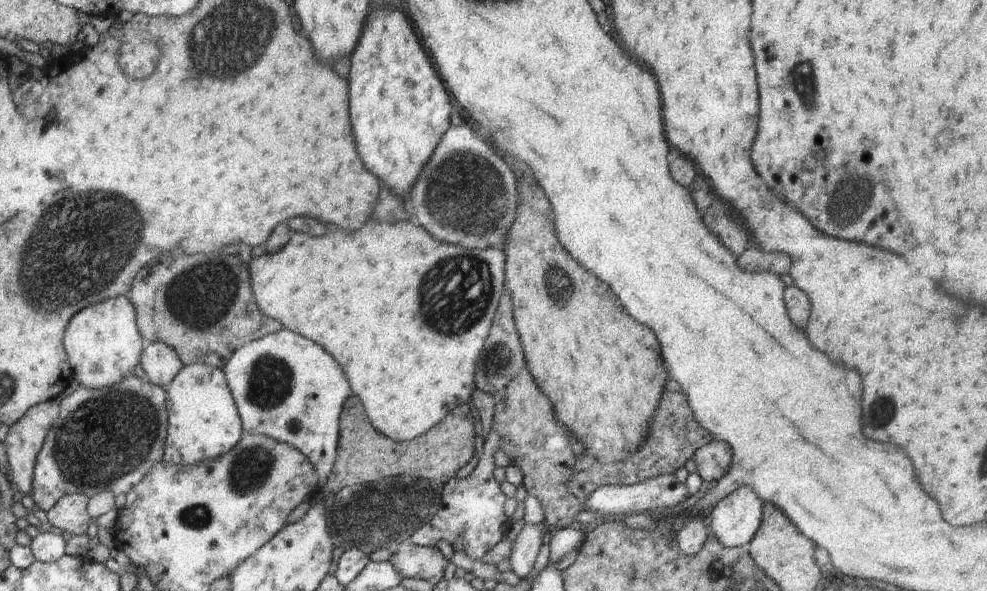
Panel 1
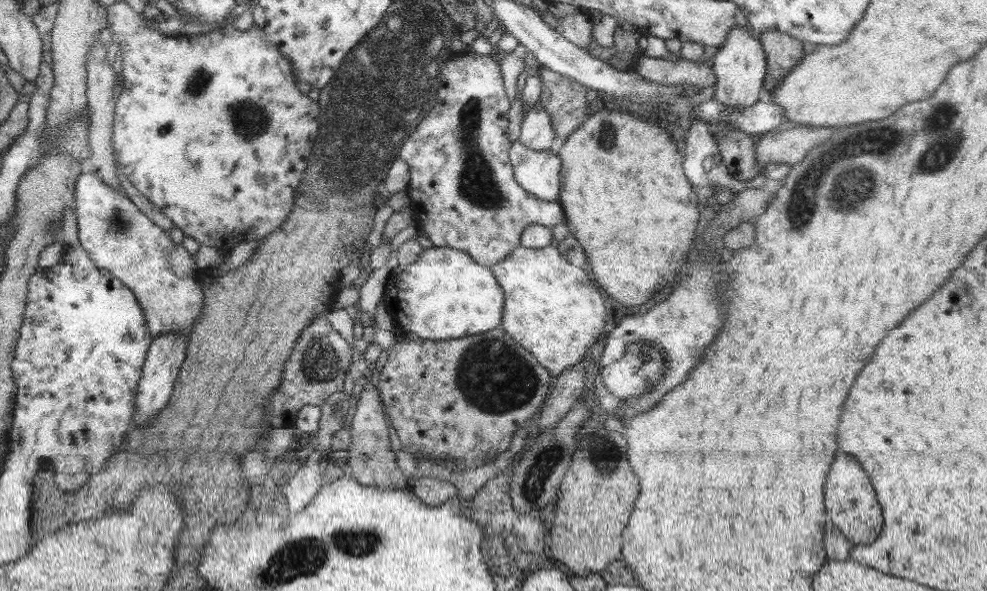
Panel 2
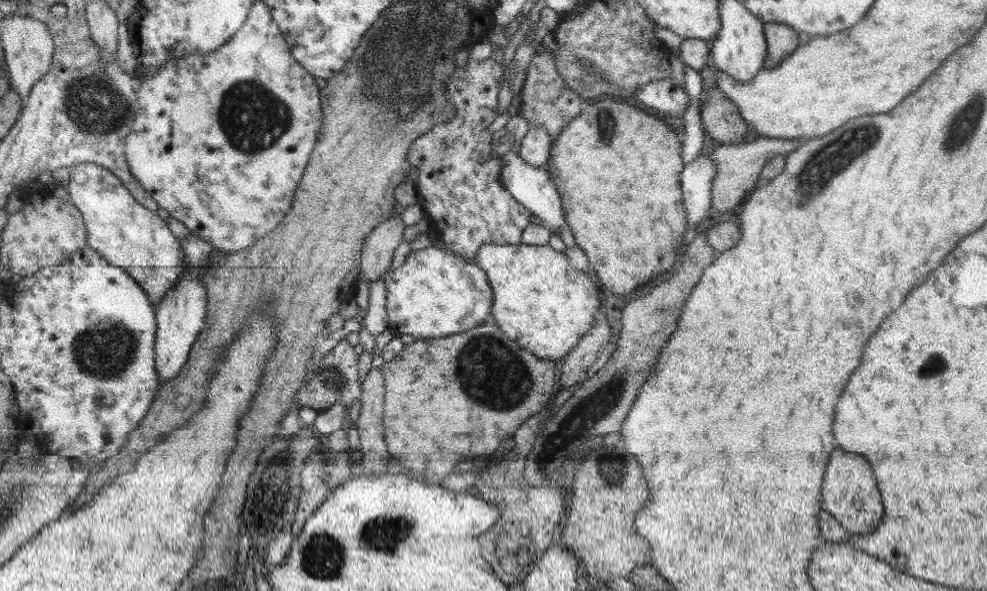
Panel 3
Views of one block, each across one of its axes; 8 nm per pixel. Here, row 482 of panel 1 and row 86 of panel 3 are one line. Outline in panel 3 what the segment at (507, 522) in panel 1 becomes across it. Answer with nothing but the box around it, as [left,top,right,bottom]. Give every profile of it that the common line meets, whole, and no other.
[407,58,532,262]

